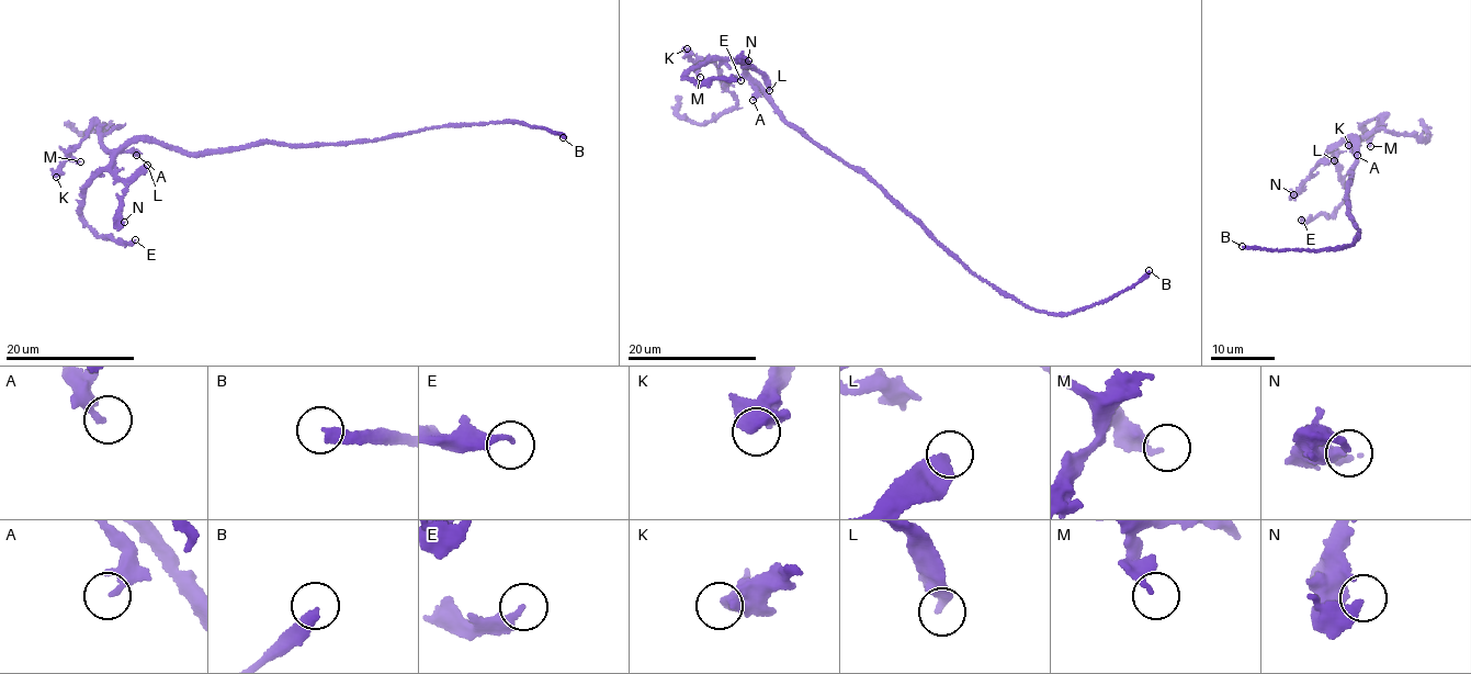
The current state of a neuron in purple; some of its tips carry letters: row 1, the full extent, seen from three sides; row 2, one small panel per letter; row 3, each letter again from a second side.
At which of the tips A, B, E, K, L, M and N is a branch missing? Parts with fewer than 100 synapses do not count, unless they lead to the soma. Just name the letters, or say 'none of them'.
B

